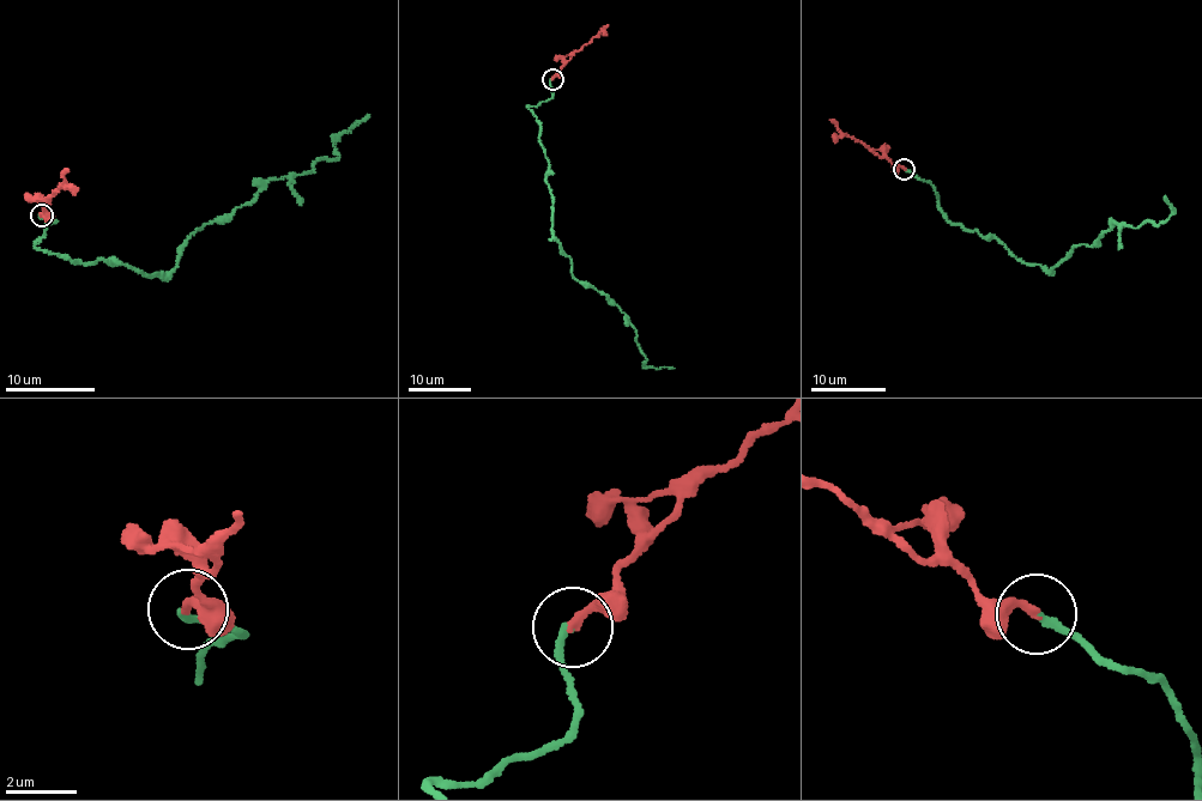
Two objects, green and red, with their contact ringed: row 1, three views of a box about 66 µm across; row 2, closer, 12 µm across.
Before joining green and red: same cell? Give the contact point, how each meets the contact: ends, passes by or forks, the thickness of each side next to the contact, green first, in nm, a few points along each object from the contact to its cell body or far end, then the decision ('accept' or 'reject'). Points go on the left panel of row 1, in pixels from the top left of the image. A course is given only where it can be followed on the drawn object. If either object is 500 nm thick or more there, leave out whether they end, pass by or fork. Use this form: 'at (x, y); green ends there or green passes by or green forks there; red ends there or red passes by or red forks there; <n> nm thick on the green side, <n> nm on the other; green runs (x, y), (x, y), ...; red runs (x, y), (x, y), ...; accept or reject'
at (41, 214); green ends there; red ends there; 200 nm thick on the green side, 240 nm on the other; green runs (41, 214), (54, 222), (43, 250), (167, 275), (192, 232), (270, 180), (337, 157), (369, 114); red runs (41, 214), (65, 181), (67, 170); accept

